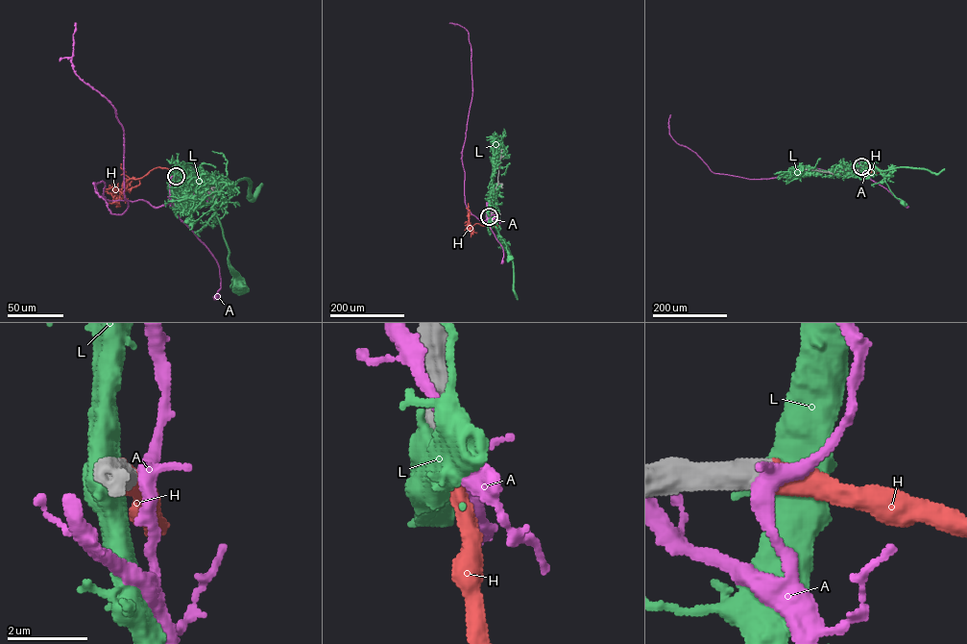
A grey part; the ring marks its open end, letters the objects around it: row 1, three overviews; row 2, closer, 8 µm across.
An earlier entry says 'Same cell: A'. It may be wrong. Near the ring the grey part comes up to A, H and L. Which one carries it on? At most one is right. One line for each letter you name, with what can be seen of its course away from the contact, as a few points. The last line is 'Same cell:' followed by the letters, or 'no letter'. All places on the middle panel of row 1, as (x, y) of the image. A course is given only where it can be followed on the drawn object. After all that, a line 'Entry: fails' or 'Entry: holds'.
H: it runs (489, 216), (486, 225), (476, 223), (470, 228), (468, 203)
Same cell: H
Entry: fails

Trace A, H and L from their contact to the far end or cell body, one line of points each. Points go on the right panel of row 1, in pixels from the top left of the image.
A: (861, 166), (870, 179), (906, 207)
H: (861, 166), (871, 163), (868, 166), (873, 170), (864, 175), (848, 170)
L: (861, 166), (868, 163), (874, 166), (903, 203)

